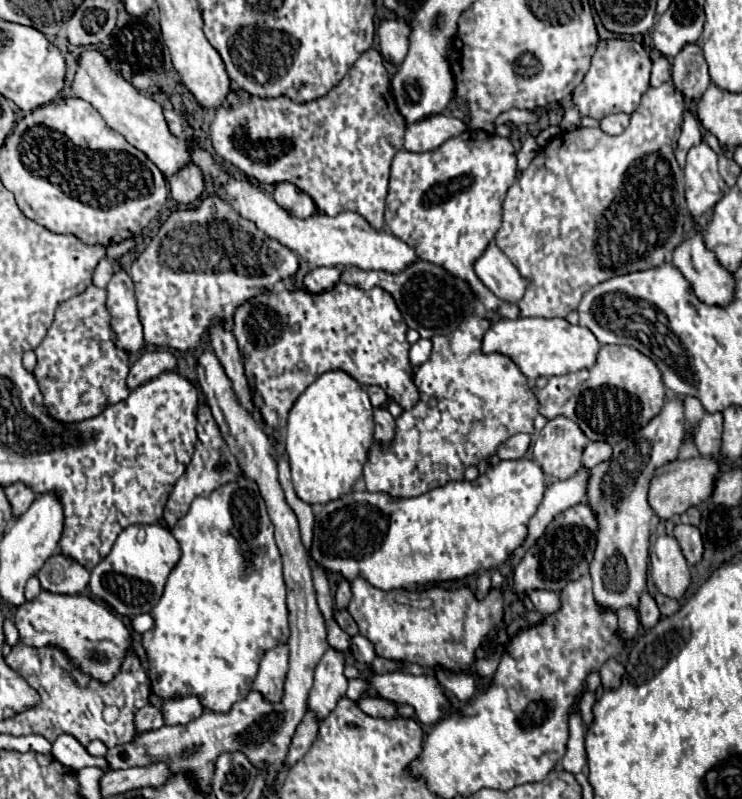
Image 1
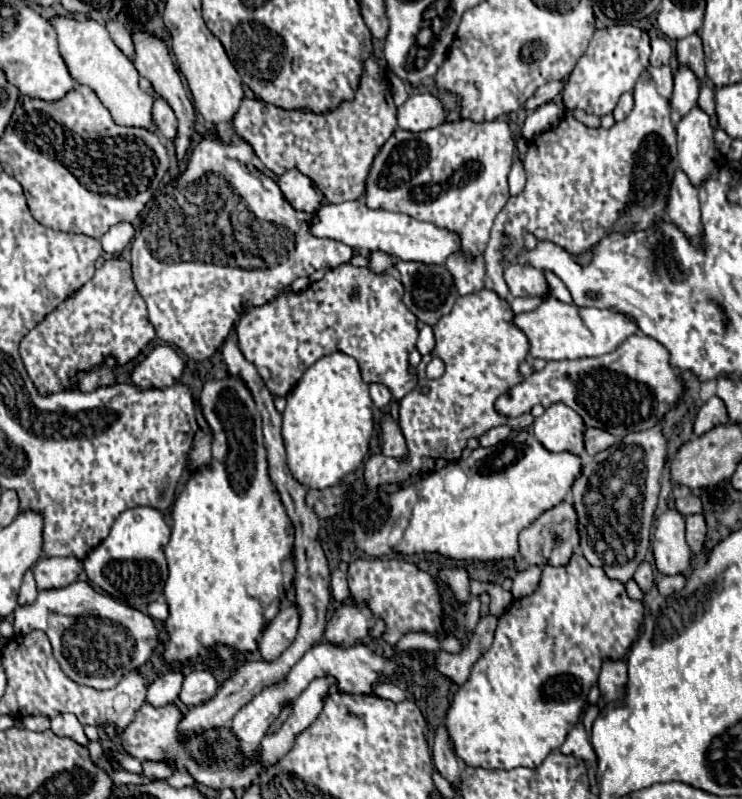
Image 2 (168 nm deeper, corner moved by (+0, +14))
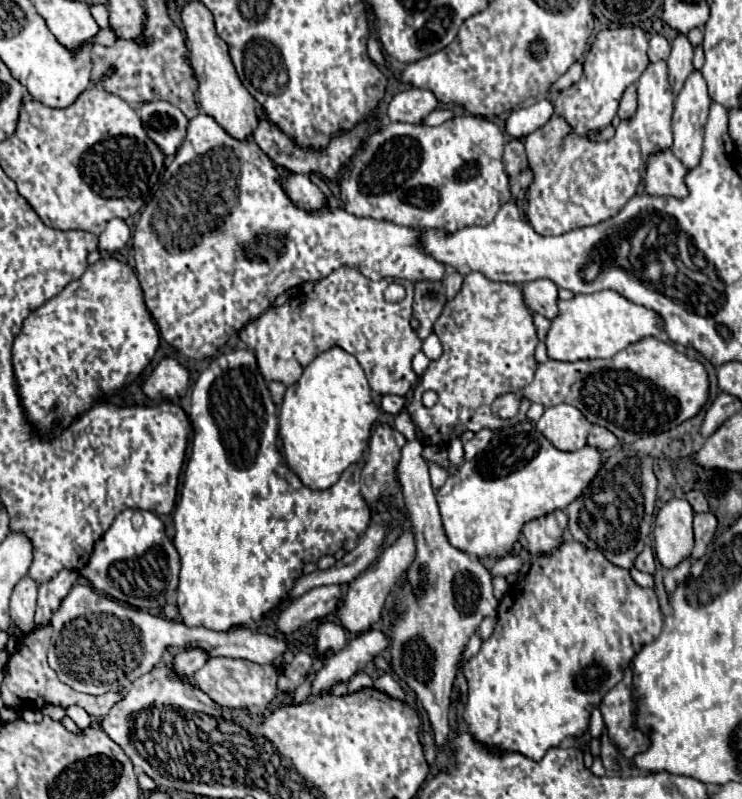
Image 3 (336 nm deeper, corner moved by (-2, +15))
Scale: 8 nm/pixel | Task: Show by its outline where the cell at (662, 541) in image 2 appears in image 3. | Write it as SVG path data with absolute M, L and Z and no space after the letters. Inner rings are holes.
M687 499L667 501L655 517L655 553L663 567L677 567L683 559L691 557L693 549L693 521L695 511Z

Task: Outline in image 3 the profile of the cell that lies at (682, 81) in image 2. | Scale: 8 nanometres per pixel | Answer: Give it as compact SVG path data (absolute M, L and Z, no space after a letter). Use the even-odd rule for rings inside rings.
M679 33L673 39L671 55L667 59L669 65L669 83L673 87L673 93L679 93L687 75L693 71L693 45L689 43L687 35Z

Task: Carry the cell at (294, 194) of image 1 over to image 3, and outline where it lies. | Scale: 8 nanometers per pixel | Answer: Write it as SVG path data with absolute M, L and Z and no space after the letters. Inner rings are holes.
M291 173L287 179L287 187L285 187L289 199L305 211L317 211L321 207L325 207L325 195L321 193L321 189L309 179L309 175L303 173Z

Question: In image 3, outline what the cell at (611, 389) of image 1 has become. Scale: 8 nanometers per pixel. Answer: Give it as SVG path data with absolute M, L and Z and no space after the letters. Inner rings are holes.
M645 337L611 359L575 363L549 359L537 367L535 379L519 393L497 397L493 401L493 413L503 419L515 417L521 397L543 407L569 403L591 423L609 429L621 443L629 445L643 435L665 433L695 417L709 399L709 377L699 361L679 353L675 345Z

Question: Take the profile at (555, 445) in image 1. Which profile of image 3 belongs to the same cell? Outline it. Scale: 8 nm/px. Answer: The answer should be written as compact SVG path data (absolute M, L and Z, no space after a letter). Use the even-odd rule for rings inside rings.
M567 403L545 409L537 421L537 429L559 451L577 451L585 447L591 427L593 425L583 417L583 413Z

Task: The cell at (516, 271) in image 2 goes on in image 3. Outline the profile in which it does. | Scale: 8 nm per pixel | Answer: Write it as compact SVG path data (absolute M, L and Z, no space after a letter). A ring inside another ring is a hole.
M539 279L539 281L525 283L523 293L525 293L525 301L529 309L533 309L535 313L543 315L549 321L553 321L559 315L559 309L557 309L559 287L553 281Z

